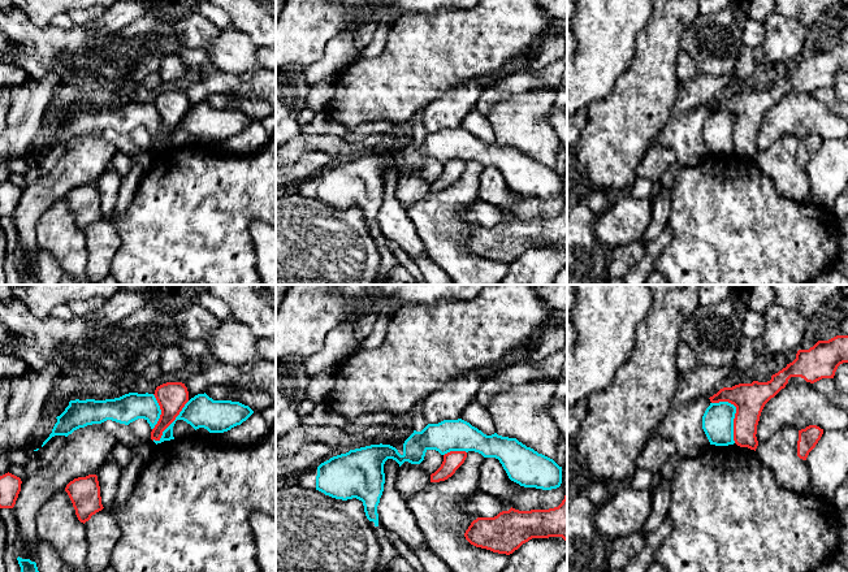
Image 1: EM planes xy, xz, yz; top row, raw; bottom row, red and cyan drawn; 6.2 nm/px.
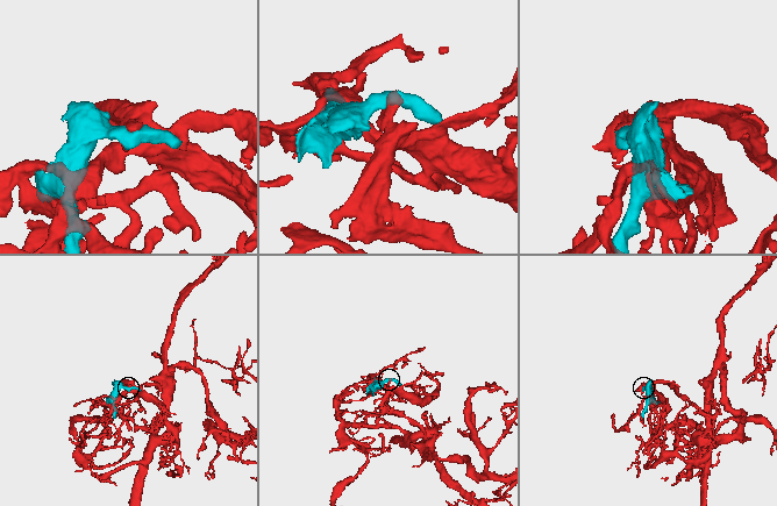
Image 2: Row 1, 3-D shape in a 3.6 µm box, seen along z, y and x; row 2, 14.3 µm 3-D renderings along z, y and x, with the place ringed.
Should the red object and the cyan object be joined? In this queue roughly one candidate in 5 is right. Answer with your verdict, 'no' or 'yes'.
no

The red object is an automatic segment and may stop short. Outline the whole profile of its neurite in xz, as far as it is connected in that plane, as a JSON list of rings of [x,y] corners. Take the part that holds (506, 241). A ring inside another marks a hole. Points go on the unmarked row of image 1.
[[[567,200],[558,216],[549,218],[519,220],[510,217],[494,226],[477,226],[464,242],[466,248],[481,257],[510,264],[532,247],[562,246],[567,250]]]

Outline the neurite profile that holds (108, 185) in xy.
[[[111,165],[96,183],[100,195],[101,213],[105,218],[109,218],[111,214],[116,211],[121,182],[122,178]]]

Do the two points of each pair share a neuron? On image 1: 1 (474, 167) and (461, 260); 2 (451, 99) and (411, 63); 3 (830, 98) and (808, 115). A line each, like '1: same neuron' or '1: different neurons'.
1: same neuron
2: different neurons
3: different neurons

